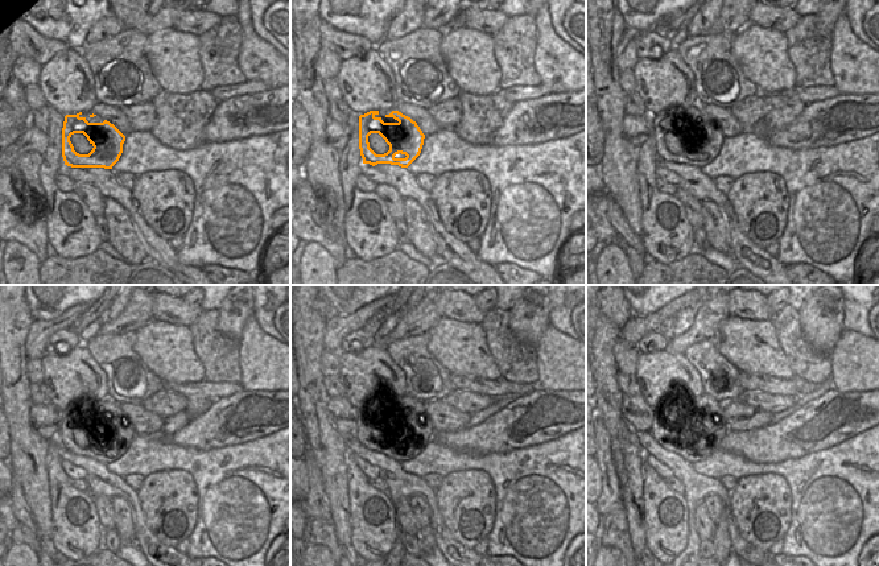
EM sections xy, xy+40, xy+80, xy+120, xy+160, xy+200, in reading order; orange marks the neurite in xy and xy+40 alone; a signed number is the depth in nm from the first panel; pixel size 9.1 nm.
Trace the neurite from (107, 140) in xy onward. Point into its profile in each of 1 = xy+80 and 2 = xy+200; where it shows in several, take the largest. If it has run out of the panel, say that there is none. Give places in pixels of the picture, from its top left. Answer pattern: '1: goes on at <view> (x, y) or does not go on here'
1: goes on at xy+80 (704, 136)
2: goes on at xy+200 (704, 407)

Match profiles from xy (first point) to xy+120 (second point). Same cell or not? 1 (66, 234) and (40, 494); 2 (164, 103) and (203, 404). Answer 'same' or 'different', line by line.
1: different
2: same

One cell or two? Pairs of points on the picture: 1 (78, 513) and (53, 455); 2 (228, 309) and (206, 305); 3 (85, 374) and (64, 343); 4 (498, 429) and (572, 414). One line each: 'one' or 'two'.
1: one
2: two
3: two
4: one

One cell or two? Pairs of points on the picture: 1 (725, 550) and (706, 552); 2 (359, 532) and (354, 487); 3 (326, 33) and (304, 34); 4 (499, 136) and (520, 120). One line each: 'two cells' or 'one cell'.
1: two cells
2: one cell
3: two cells
4: one cell

